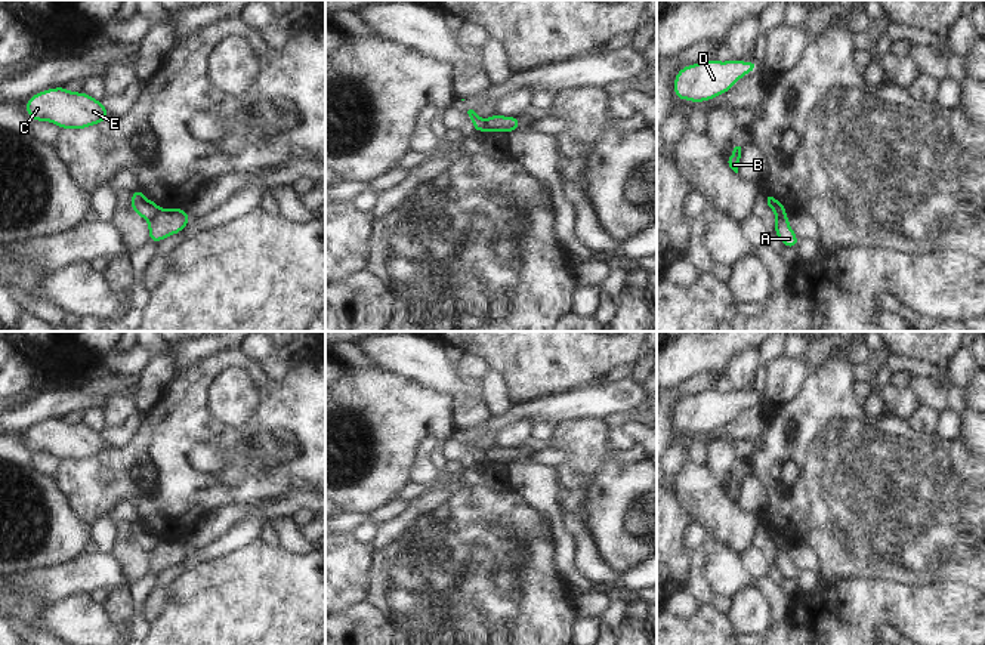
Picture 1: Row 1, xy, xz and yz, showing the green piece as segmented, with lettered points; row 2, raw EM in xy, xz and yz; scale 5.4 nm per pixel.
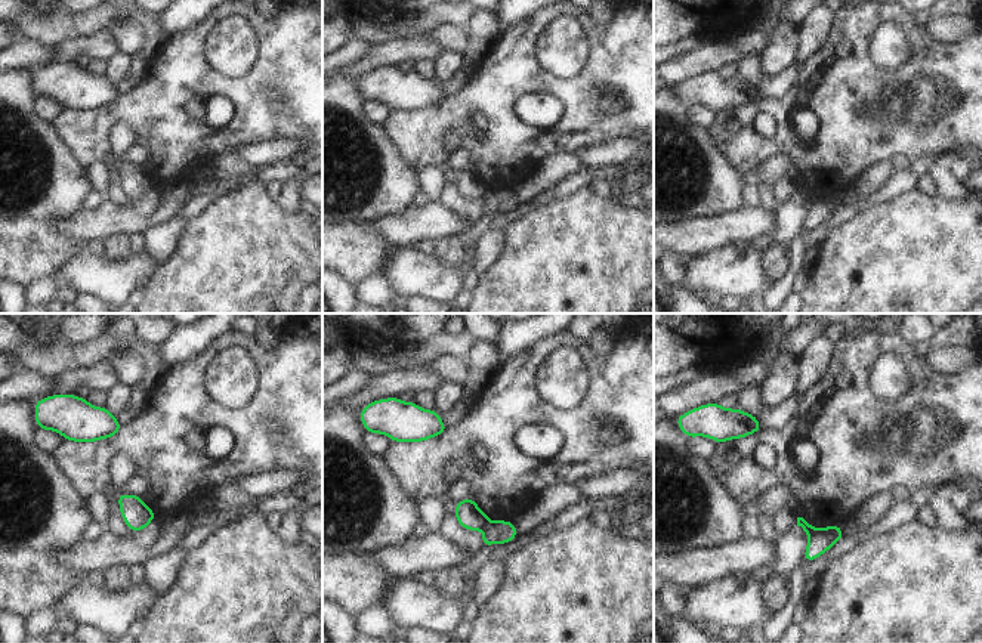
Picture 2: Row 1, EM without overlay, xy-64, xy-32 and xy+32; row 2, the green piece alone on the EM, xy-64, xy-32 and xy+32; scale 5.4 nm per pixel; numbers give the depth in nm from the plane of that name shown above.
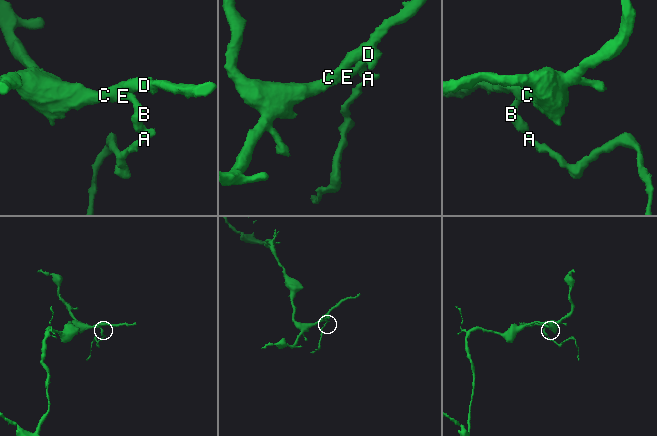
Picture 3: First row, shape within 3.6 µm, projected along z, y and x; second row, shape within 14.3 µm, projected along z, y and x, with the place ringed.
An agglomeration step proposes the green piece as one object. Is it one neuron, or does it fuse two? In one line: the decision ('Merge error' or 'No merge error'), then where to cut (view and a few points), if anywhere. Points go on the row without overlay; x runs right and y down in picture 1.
Merge error. Split along xy (158, 540), (148, 552).

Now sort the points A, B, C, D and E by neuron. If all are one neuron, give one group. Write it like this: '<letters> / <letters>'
A / B C D E

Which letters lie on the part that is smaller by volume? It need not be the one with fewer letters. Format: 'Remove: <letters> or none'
Remove: A

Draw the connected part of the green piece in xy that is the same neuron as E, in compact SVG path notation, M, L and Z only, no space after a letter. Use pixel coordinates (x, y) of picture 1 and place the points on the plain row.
M55 419L34 426L25 433L27 445L37 454L47 451L65 460L84 460L109 450L101 432L65 419Z

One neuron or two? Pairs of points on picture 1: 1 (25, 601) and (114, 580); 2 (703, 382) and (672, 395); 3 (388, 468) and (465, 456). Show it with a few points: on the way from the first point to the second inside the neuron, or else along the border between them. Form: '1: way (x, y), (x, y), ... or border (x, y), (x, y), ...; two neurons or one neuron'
1: border (21, 576), (22, 589), (56, 602); two neurons
2: way (695, 385), (679, 391); one neuron
3: border (453, 435), (441, 443); two neurons

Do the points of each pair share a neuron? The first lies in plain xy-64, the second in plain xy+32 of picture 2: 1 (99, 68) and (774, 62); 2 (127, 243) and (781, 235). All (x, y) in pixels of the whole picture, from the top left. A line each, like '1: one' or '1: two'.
1: two
2: two

